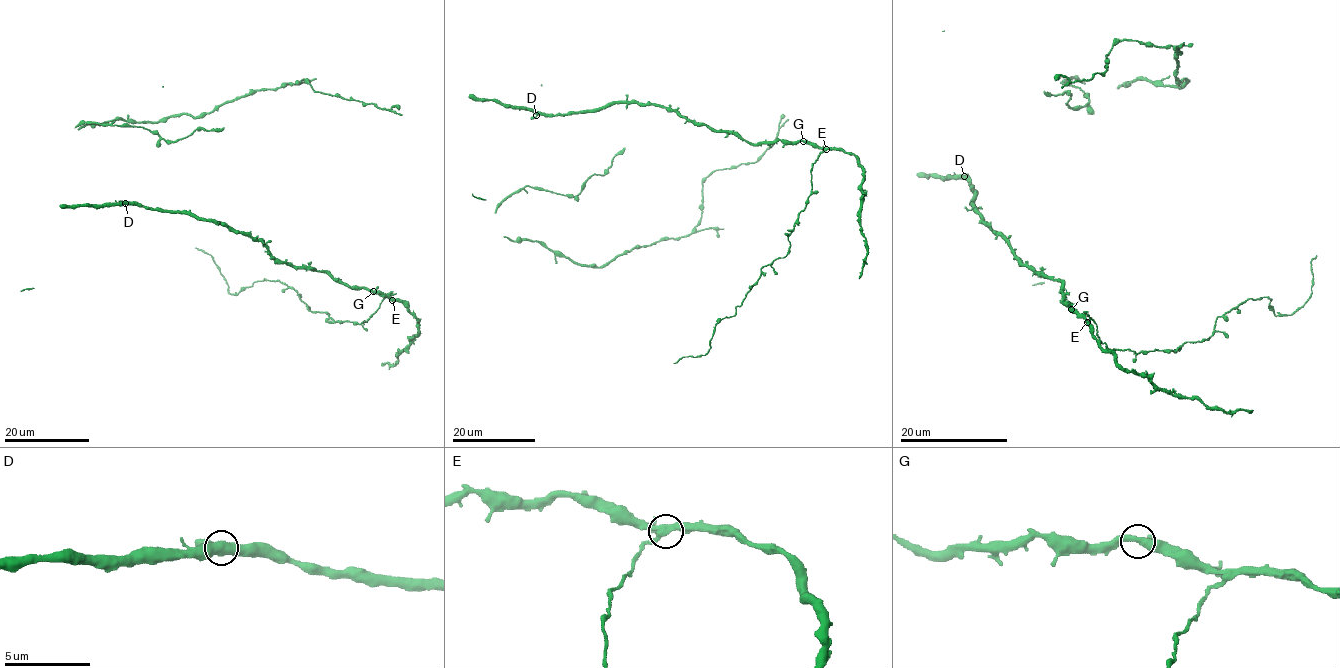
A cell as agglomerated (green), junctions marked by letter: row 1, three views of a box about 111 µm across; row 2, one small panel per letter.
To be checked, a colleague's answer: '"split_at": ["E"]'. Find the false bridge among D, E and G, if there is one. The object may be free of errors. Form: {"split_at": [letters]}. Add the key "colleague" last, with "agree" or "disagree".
{"split_at": ["E"], "colleague": "agree"}

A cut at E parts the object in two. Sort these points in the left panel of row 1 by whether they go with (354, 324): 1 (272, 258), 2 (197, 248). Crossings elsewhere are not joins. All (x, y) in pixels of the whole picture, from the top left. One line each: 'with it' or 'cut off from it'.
1: cut off from it
2: with it

